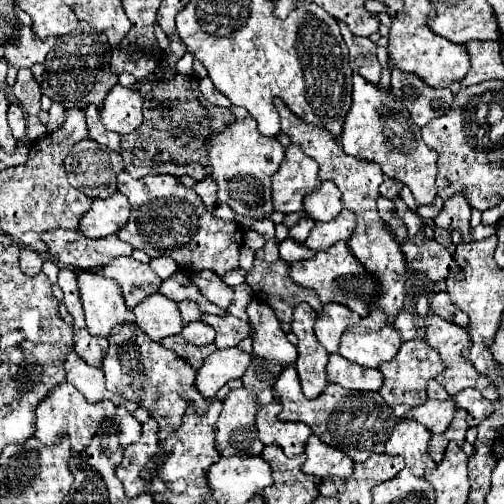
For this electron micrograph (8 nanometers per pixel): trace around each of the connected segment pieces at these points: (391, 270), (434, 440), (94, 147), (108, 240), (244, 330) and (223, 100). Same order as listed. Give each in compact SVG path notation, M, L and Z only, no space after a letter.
M275 97L273 101L275 101L275 107L277 107L279 115L281 115L281 131L287 133L287 135L291 137L293 143L301 145L301 149L303 149L311 159L317 161L317 165L319 165L319 179L331 179L331 181L341 189L341 193L343 193L343 205L345 205L345 209L351 209L351 211L357 215L357 227L355 227L355 231L353 231L353 235L351 235L351 239L349 239L349 249L351 249L353 255L357 255L357 259L359 259L371 273L375 273L375 275L379 277L379 295L381 295L381 299L377 299L377 301L373 303L373 307L383 309L383 311L389 315L389 321L393 321L395 315L401 311L403 301L405 301L405 259L403 259L403 253L401 253L401 245L393 239L393 235L387 231L387 227L381 225L381 217L379 217L377 207L375 207L375 201L377 201L377 197L379 197L379 185L381 185L383 179L385 179L381 167L377 167L377 163L373 163L373 161L355 159L355 157L345 155L345 151L343 151L343 147L341 147L341 143L339 143L339 139L337 139L335 135L331 135L331 133L325 131L323 127L315 127L315 125L311 125L311 123L303 123L303 119L295 117L295 115L289 111L289 107L285 107L285 103L281 103L281 99Z
M437 435L437 437L431 437L431 443L429 443L429 455L433 457L433 461L435 463L439 463L441 461L441 457L443 457L443 453L445 453L445 447L447 447L447 439L443 439L441 435Z
M93 139L79 141L65 159L69 183L89 197L111 197L117 193L117 175L125 171L119 153L101 147Z
M53 229L45 231L41 239L49 245L49 253L59 261L61 267L93 267L101 271L113 259L121 255L131 255L133 247L121 241L117 235L109 235L105 239L89 239L81 235L81 231L65 231Z
M205 314L203 321L217 331L217 337L215 337L217 349L235 347L251 333L249 323L245 323L245 321L241 321L241 319L233 317L233 315L217 317L217 315Z
M209 77L201 79L201 83L199 83L199 89L201 89L203 97L205 97L209 103L213 103L213 105L219 105L219 107L231 107L229 99L227 99L225 95L221 95L221 93L215 89L215 85L211 83L211 79L209 79Z

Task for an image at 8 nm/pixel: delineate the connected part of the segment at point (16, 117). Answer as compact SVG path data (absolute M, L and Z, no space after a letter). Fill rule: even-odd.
M11 103L7 117L9 117L9 125L11 125L11 131L13 131L13 137L17 141L21 141L25 137L25 115L23 115L23 111L15 103Z

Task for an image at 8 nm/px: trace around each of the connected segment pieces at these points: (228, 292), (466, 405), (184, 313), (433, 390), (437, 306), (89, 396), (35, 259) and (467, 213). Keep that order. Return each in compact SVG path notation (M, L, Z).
M209 269L193 273L195 285L201 289L203 297L211 303L215 303L221 309L227 309L233 303L233 287L225 285L221 277Z
M465 389L463 393L455 395L453 397L457 407L465 409L469 415L467 415L467 423L469 427L477 427L485 417L489 417L493 413L493 405L491 401L487 401L479 391L475 389Z
M181 301L179 309L181 309L181 319L185 325L191 321L199 321L203 317L203 311L199 309L199 305L195 301Z
M435 379L429 381L429 385L427 385L427 395L429 395L429 399L447 399L447 397L449 397L449 393L445 391L445 387L443 387L441 383L437 383Z
M439 291L439 293L433 295L433 299L431 299L431 311L435 315L439 315L441 319L457 323L461 327L465 327L465 323L469 323L469 317L449 299L447 291Z
M71 351L65 359L65 369L67 369L67 381L71 385L75 385L87 401L97 403L103 399L113 401L115 405L123 405L125 409L129 409L131 413L135 413L135 409L139 407L139 403L133 403L129 399L121 399L121 395L113 395L105 383L103 383L103 369L101 367L93 367L89 363L85 363L75 351Z
M21 247L21 257L19 257L19 265L27 275L37 275L41 271L41 263L43 259L39 257L39 253L35 253L29 247Z
M453 195L451 199L445 201L445 207L437 215L435 223L439 227L453 227L463 233L463 241L471 241L469 237L469 217L471 217L471 207L465 199L465 195Z

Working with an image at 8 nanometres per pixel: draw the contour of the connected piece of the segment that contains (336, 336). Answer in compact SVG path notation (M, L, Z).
M327 303L323 305L323 311L317 315L315 335L329 353L337 353L341 335L349 329L349 325L357 325L359 321L359 315L349 311L347 307L339 303Z

